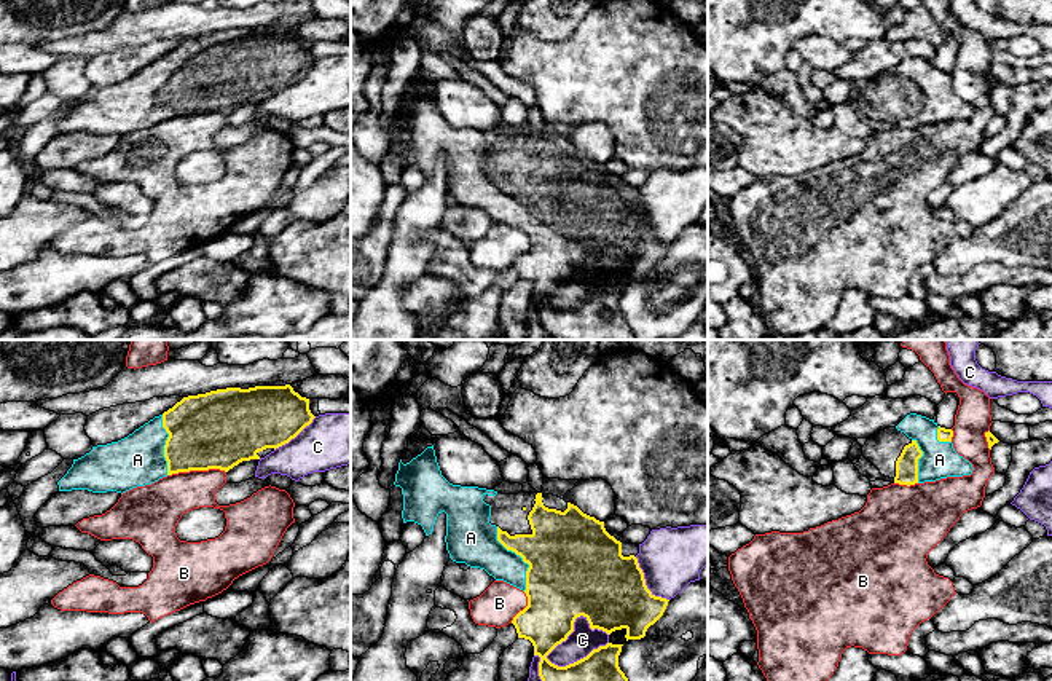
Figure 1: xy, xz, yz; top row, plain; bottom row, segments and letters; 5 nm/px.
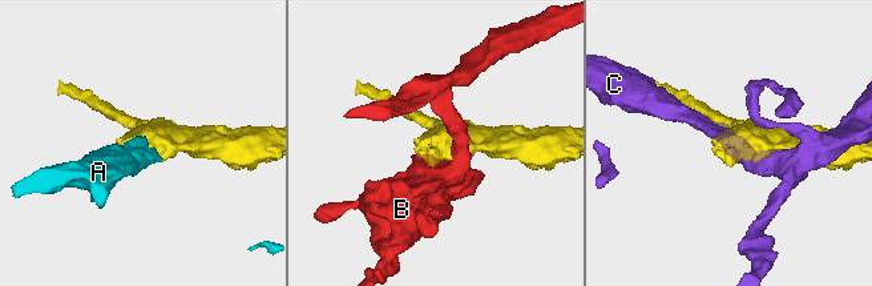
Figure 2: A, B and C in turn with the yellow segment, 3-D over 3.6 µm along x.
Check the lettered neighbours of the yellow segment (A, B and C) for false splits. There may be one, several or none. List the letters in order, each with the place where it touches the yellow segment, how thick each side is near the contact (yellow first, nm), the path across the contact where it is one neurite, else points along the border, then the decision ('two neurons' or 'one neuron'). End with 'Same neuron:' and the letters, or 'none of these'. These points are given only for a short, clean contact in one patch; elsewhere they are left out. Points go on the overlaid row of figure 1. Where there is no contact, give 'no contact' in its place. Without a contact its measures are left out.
A: meets yellow in xz at (520, 555); 440 nm thick on the yellow side, 240 nm on the other; one neuron
B: meets yellow in xy at (196, 469); 400 nm thick on the yellow side, 240 nm on the other; two neurons
C: meets yellow in xz at (574, 621); 460 nm thick on the yellow side, 140 nm on the other; two neurons
Same neuron: A

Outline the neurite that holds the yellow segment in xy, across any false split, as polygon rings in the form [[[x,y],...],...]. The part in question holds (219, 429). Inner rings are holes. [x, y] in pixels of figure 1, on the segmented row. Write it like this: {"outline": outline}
{"outline": [[[290,384],[226,388],[188,396],[128,437],[92,447],[84,456],[73,459],[72,467],[57,482],[59,491],[88,490],[123,494],[179,472],[209,469],[228,472],[242,461],[260,459],[258,451],[289,443],[314,418],[309,399],[301,397]]]}

